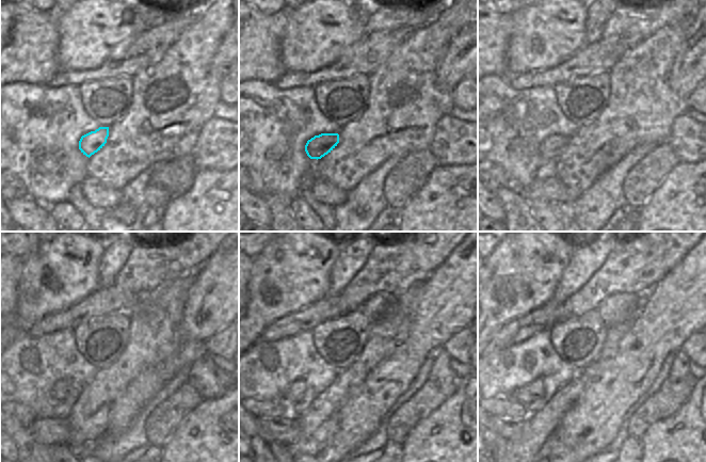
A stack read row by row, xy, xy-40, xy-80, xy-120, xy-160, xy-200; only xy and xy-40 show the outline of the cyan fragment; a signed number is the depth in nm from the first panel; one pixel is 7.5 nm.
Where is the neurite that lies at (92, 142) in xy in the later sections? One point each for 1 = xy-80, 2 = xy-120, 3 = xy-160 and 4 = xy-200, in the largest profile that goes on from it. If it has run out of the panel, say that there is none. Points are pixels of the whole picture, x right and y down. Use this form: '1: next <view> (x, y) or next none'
1: next xy-80 (550, 148)
2: next xy-120 (61, 389)
3: next xy-160 (295, 393)
4: next xy-200 (531, 393)

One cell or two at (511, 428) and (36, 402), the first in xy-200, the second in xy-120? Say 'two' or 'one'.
two

